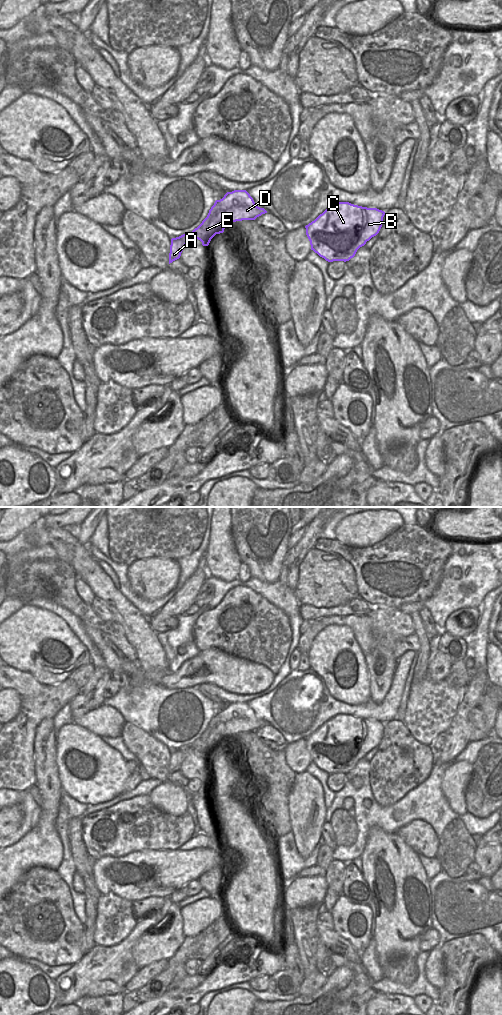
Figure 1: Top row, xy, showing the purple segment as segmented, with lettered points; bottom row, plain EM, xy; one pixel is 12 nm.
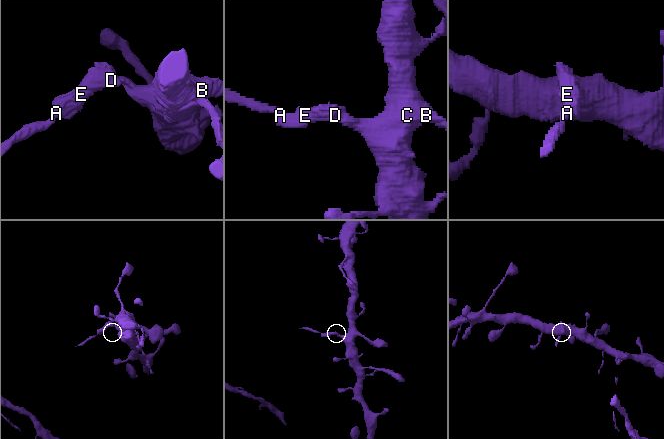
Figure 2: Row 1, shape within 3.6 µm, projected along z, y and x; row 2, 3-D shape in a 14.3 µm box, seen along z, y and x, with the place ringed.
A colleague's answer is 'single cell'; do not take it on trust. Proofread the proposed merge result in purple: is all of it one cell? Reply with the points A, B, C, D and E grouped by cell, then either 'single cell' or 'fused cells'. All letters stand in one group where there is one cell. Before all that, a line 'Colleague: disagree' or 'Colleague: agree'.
Colleague: disagree
groups A D E / B C; fused cells

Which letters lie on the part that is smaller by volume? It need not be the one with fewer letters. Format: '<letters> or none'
A, D, E

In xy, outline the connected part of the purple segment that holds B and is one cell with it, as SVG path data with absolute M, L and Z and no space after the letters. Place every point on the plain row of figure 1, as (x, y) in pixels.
M338 714L305 738L311 762L328 774L349 773L360 759L379 745L384 727L385 724L377 720Z

